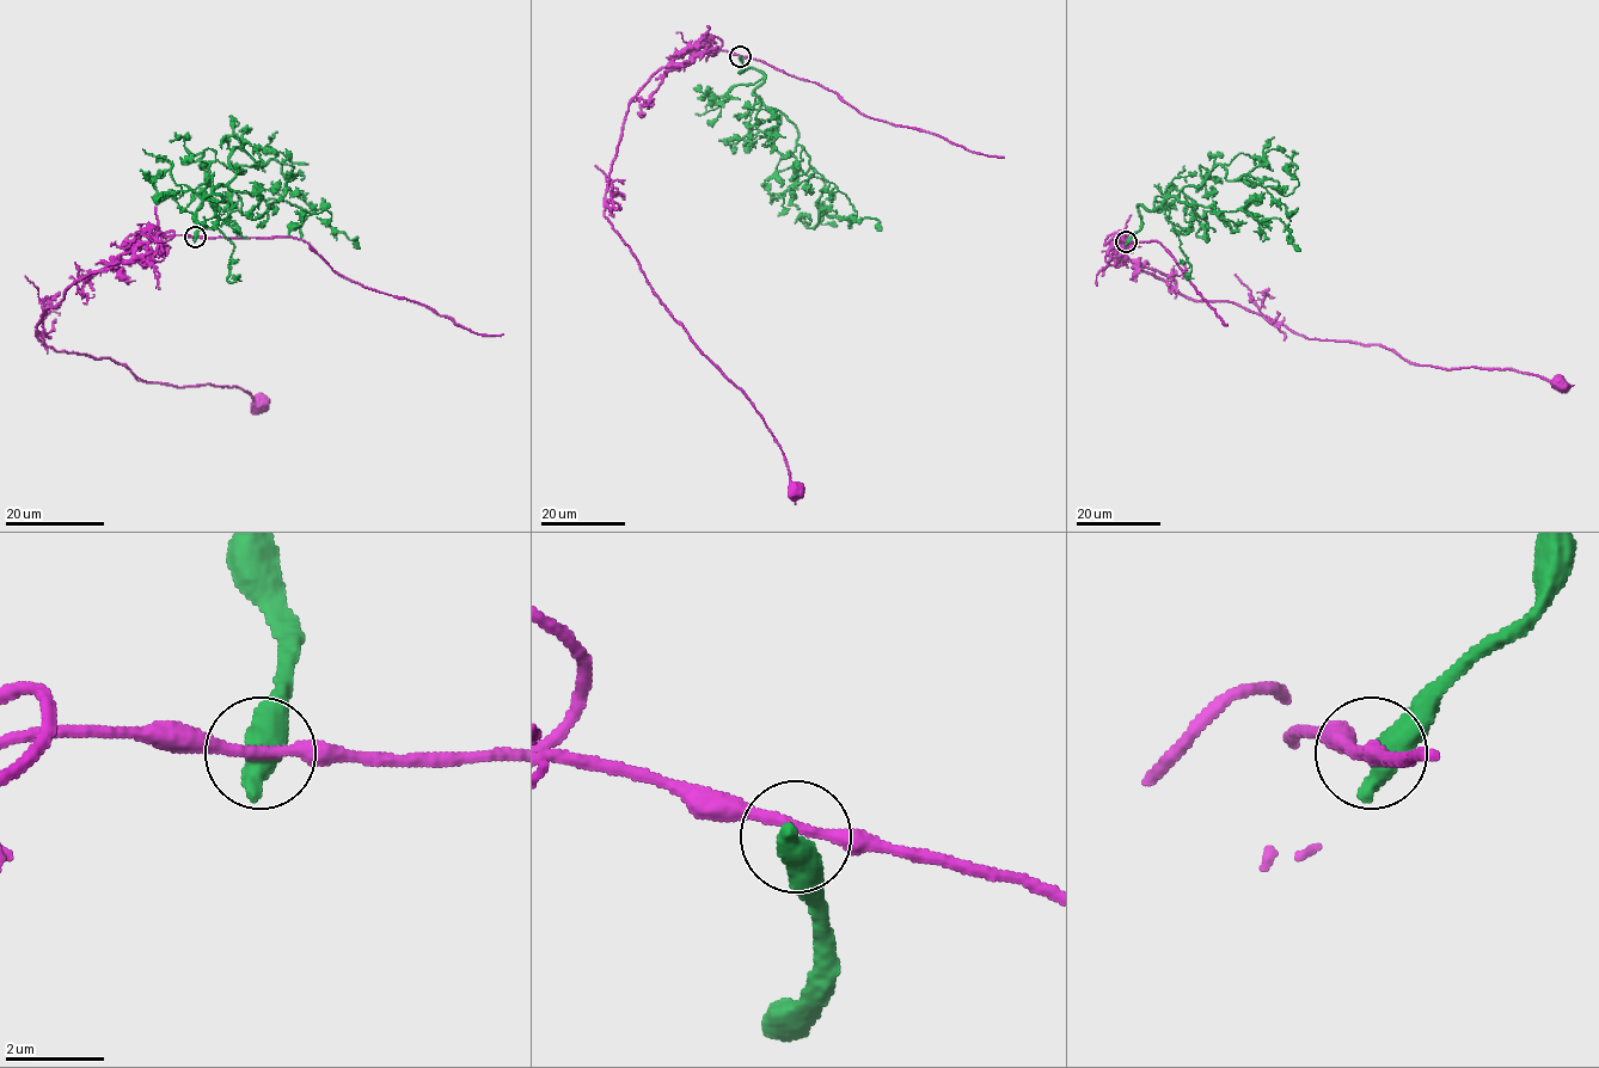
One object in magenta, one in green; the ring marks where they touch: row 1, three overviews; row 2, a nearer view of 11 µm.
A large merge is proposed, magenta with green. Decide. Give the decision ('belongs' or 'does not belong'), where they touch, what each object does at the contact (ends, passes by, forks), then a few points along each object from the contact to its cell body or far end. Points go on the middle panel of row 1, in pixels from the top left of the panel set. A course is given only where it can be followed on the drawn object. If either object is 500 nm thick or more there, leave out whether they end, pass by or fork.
does not belong | (740, 56) | magenta via (741, 56), (696, 45), (651, 78), (623, 123), (605, 215), (651, 292), (763, 419), (796, 490) | green via (741, 56), (741, 71), (764, 75), (753, 91), (778, 117), (770, 142), (823, 183), (812, 221)

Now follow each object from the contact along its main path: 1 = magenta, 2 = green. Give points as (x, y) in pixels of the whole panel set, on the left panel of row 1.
1: (195, 238), (159, 234), (127, 250), (44, 310), (36, 335), (139, 379), (242, 388), (259, 405)
2: (195, 238), (195, 210), (239, 172), (228, 154), (286, 163), (286, 184), (286, 157), (265, 147), (279, 153)

